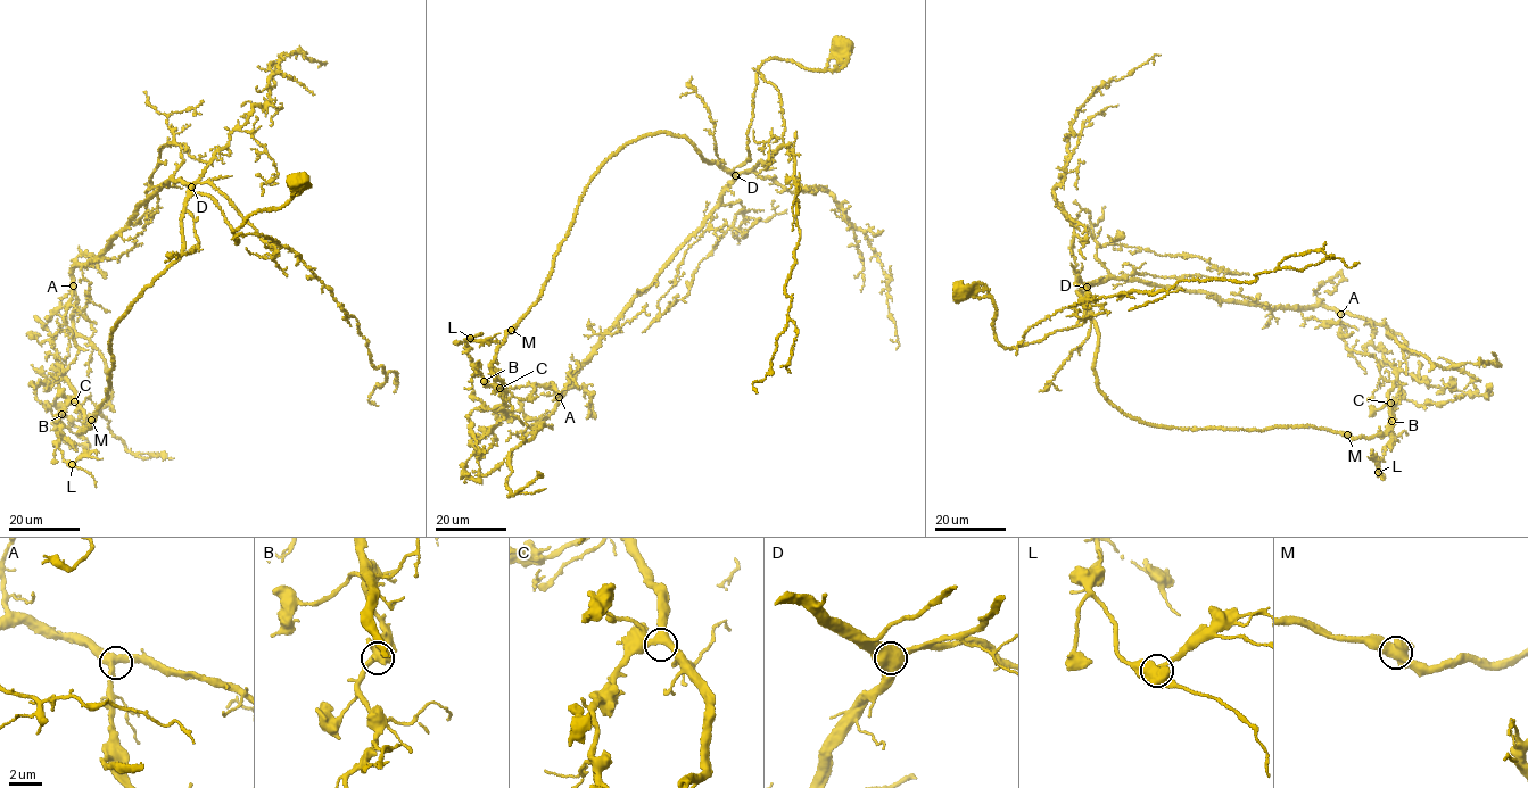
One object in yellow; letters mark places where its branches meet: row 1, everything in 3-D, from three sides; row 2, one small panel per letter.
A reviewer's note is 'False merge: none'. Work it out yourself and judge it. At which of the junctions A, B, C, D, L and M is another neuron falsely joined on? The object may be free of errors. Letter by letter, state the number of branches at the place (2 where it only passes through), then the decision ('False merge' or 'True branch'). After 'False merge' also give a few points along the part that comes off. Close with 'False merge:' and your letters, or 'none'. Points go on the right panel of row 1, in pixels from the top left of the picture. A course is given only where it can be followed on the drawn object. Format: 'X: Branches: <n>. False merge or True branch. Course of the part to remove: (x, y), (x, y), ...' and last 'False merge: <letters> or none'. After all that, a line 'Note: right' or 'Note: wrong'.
A: Branches: 3. True branch
B: Branches: 3. True branch
C: Branches: 3. True branch
D: Branches: 3. True branch
L: Branches: 3. True branch
M: Branches: 3. True branch
False merge: none
Note: right

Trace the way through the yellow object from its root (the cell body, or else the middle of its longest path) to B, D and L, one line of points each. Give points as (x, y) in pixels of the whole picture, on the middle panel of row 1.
B: (839, 44), (822, 69), (761, 64), (750, 160), (566, 392), (537, 383), (502, 408), (504, 391), (484, 381)
D: (839, 44), (822, 69), (774, 58), (761, 64), (746, 135), (751, 159), (733, 168), (735, 174)
L: (839, 44), (822, 69), (761, 64), (750, 160), (564, 394), (537, 383), (502, 408), (470, 338)

